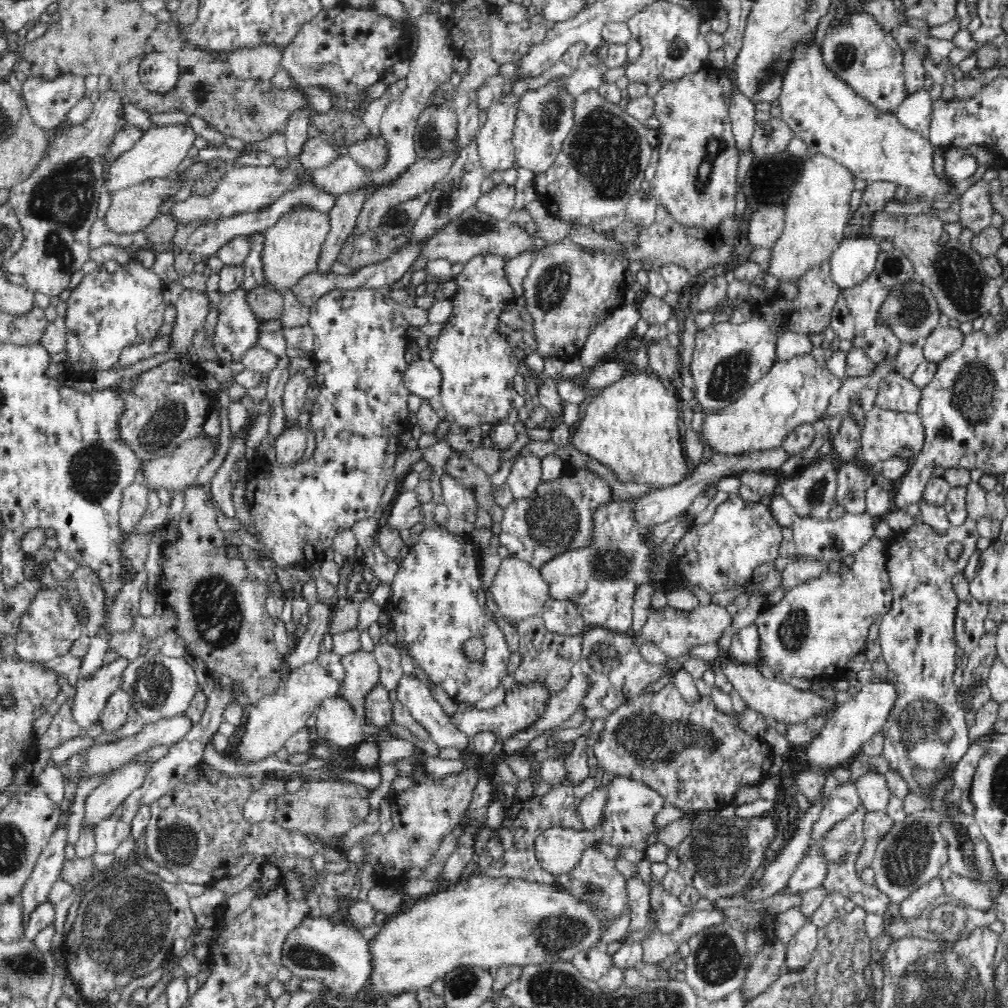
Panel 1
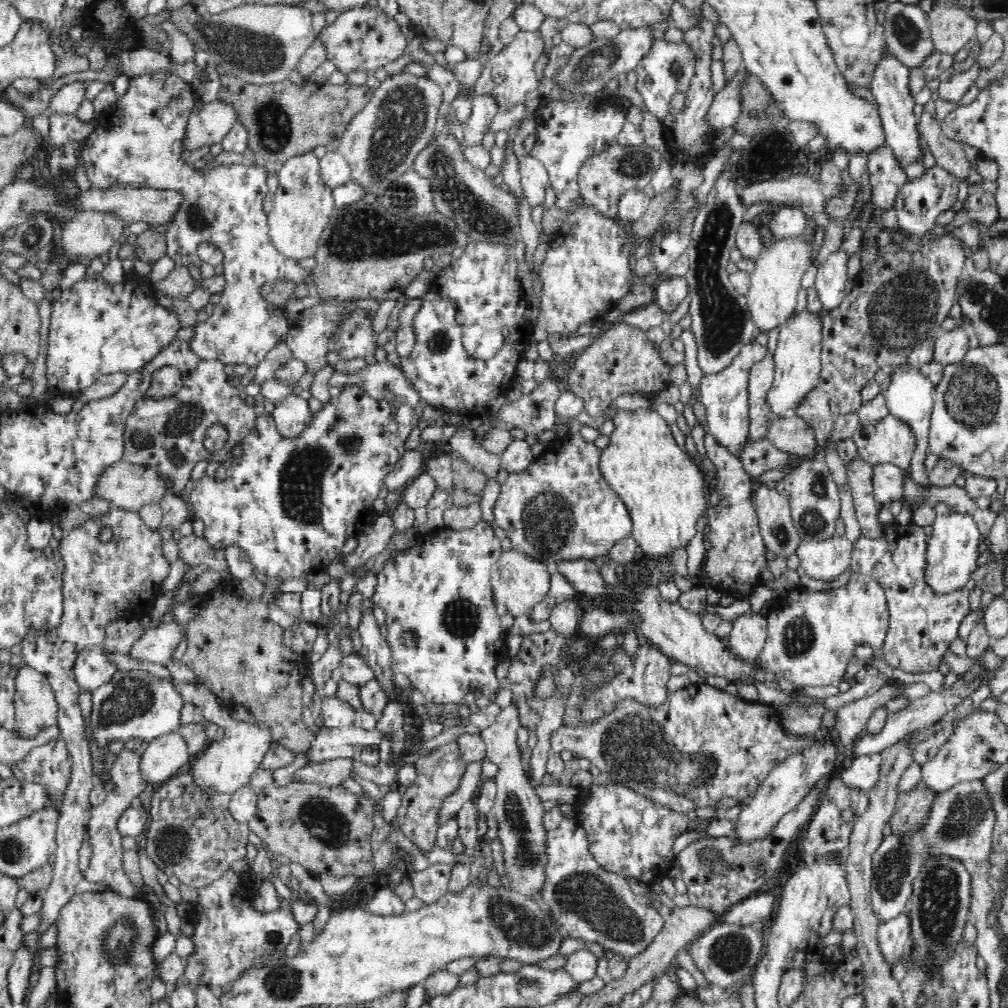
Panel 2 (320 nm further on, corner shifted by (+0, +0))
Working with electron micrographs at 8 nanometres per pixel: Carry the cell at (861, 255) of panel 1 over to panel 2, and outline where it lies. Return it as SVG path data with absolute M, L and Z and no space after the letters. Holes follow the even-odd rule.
M839 249L831 252L818 266L815 289L826 311L834 311L846 296L844 294L848 284L846 268L848 268L848 252Z

